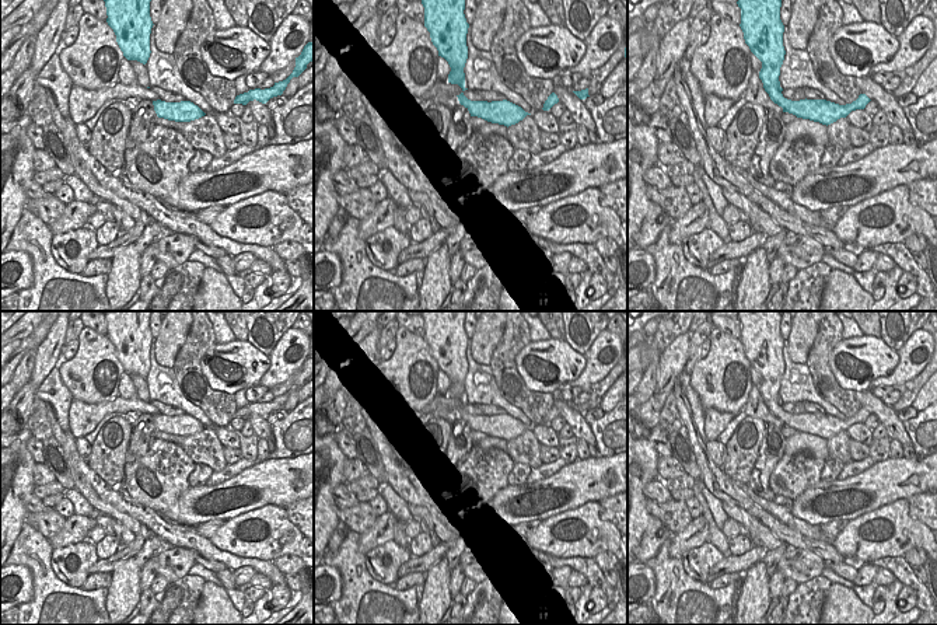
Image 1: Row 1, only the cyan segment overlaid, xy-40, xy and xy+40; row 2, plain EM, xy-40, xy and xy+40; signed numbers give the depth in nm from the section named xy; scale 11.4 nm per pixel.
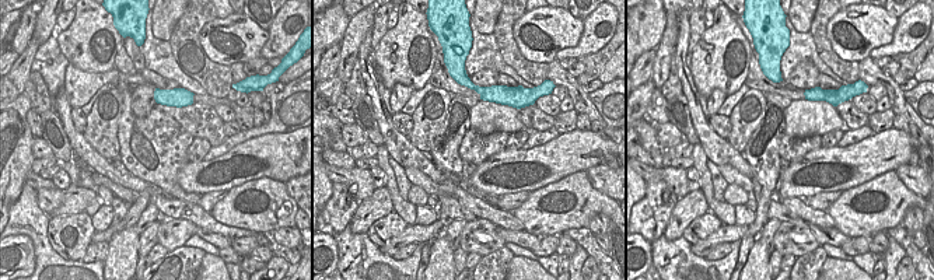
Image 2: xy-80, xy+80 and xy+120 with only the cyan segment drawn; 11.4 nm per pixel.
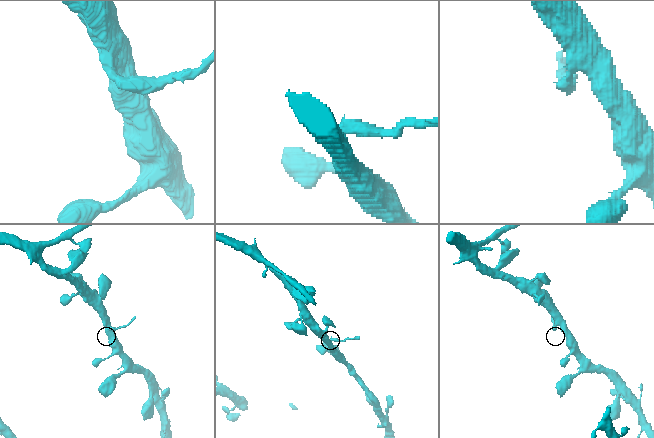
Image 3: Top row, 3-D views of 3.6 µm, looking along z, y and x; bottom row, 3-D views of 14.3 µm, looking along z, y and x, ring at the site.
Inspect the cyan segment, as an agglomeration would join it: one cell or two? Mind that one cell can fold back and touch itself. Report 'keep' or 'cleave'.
cleave

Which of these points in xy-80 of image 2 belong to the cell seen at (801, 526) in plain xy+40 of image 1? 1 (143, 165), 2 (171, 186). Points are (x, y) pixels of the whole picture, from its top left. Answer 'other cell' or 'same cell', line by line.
1: other cell
2: other cell

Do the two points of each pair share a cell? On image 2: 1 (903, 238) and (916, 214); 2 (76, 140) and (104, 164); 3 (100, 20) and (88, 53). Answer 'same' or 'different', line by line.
1: different
2: same
3: same

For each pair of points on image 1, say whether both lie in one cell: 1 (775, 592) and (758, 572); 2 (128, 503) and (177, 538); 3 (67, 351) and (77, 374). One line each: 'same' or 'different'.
1: different
2: same
3: different

